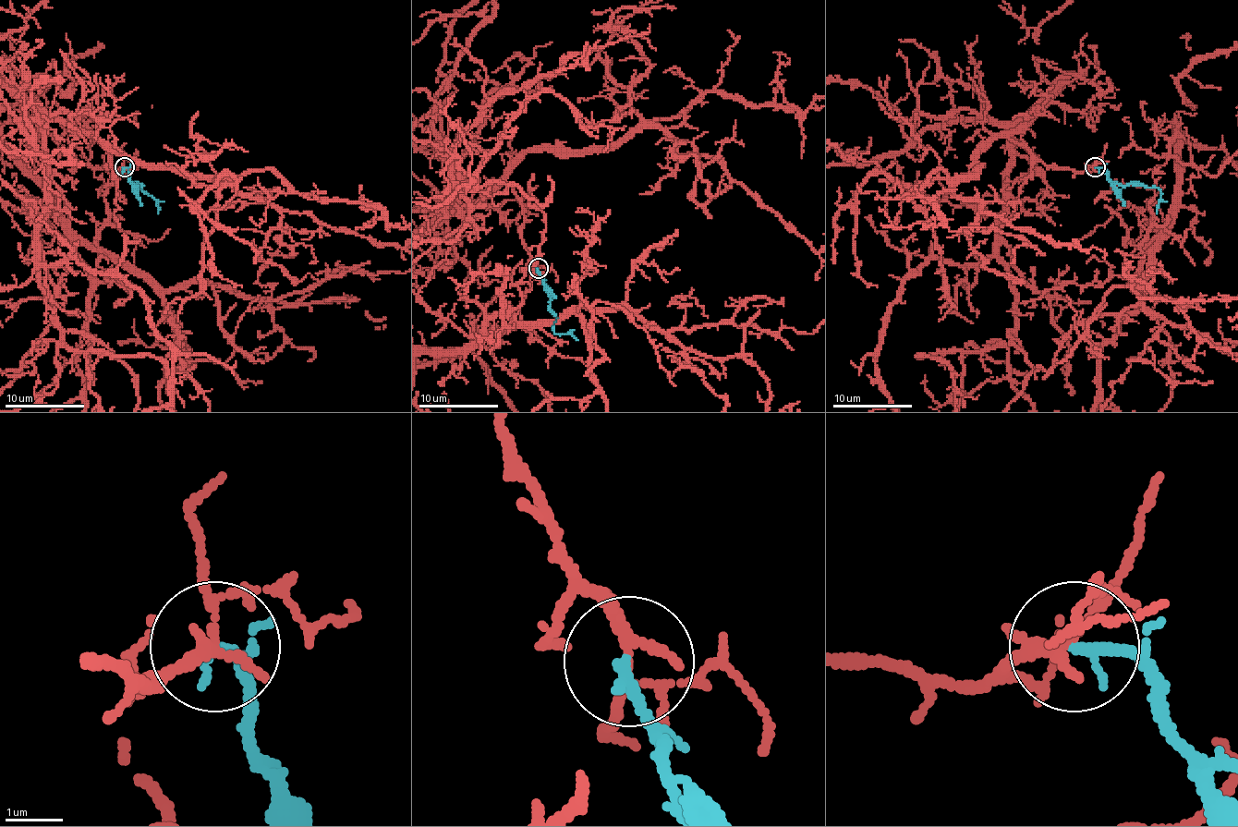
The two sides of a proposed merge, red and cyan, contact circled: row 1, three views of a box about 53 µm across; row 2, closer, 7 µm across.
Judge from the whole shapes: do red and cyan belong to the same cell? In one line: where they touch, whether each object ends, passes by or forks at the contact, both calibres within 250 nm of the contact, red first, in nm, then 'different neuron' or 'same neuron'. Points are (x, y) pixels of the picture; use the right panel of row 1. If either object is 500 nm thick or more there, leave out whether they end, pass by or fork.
at (1095, 166); red forks there; cyan ends there; 160 nm thick on the red side, 220 nm on the other; different neuron

